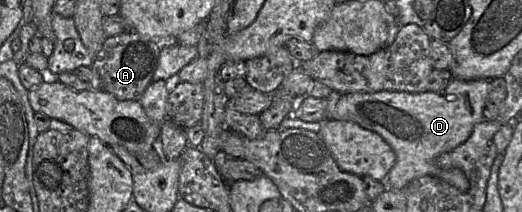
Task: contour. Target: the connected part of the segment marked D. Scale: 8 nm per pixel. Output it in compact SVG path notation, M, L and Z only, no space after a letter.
M452 79L441 92L408 93L402 91L380 91L376 93L338 93L331 92L327 98L327 119L353 121L361 127L379 134L394 150L396 162L388 174L390 186L395 190L404 190L414 179L423 176L440 178L457 188L467 192L470 183L458 168L441 169L436 164L438 156L453 151L464 143L471 135L474 126L483 118L483 108L489 92L491 80L461 81Z

